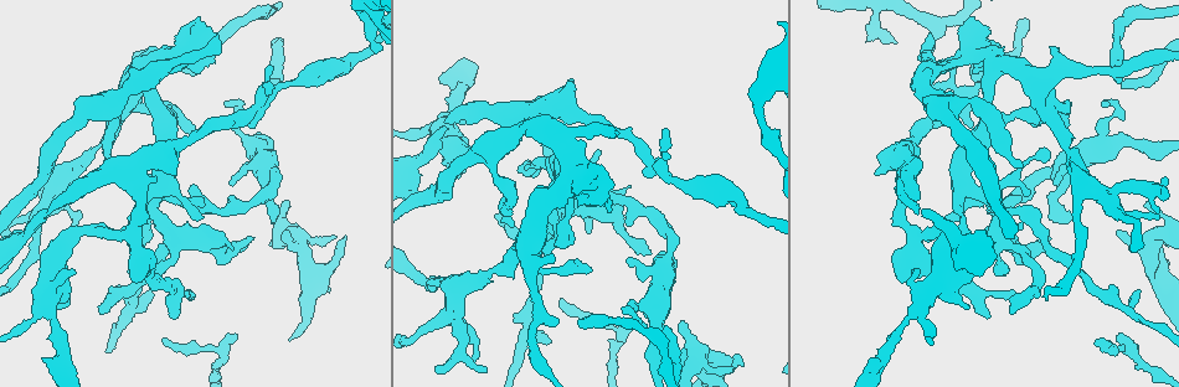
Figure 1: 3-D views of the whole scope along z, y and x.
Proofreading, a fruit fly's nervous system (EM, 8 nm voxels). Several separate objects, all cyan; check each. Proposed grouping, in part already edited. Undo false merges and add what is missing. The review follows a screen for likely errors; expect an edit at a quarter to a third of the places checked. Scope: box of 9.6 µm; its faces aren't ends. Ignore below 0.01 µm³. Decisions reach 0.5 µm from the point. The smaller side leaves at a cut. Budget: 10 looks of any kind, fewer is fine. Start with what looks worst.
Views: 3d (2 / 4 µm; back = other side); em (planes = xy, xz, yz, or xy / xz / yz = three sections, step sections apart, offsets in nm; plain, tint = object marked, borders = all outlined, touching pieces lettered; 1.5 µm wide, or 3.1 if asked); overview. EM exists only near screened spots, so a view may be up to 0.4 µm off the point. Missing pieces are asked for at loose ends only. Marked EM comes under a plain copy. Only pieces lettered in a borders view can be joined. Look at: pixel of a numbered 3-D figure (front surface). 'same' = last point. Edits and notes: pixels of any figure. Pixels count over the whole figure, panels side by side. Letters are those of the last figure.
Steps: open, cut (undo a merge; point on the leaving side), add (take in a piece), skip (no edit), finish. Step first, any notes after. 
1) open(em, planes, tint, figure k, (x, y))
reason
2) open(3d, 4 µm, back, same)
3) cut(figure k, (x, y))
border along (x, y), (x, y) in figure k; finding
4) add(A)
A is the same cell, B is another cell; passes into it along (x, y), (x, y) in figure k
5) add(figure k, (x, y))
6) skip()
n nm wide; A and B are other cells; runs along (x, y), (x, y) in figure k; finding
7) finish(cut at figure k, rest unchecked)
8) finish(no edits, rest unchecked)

open(3d, 4 µm, figure 1, (234, 249))
an open end

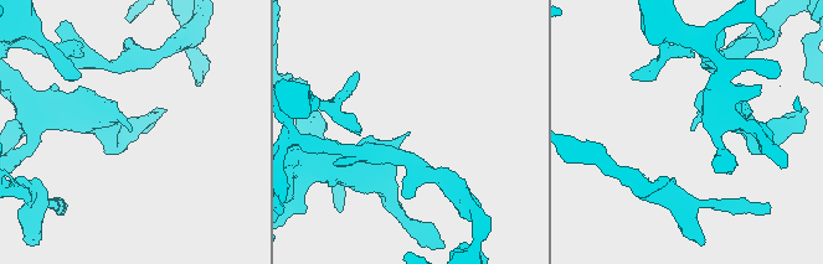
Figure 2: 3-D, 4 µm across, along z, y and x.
open(em, xy, step 8, borders, figure 2, (129, 131))
need the tissue

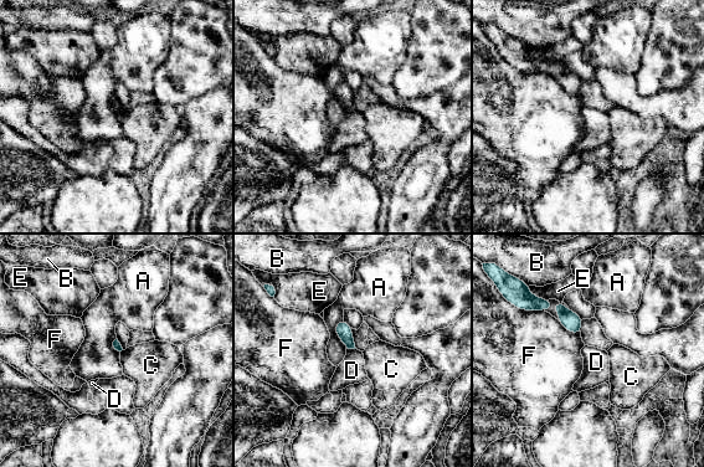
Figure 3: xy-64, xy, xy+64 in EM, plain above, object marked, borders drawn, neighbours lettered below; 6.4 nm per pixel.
open(em, planes, borders, same)

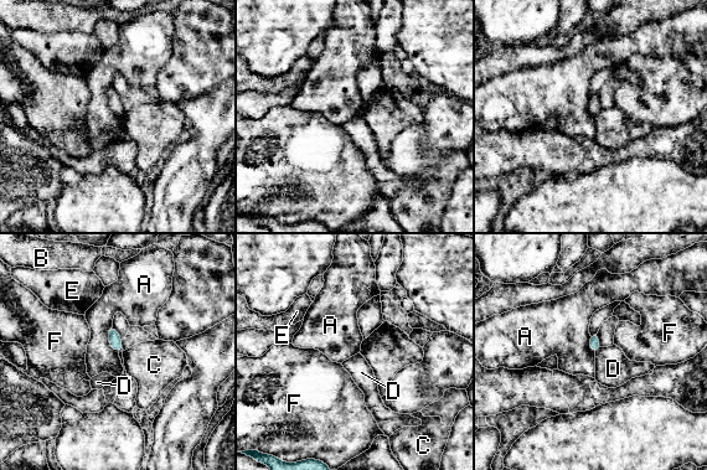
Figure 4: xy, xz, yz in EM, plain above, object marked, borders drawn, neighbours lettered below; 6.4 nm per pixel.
skip()
A, B, C, D, E and F are other cells; none of them fits

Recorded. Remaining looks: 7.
open(em, planes, borders, figure 1, (163, 344))

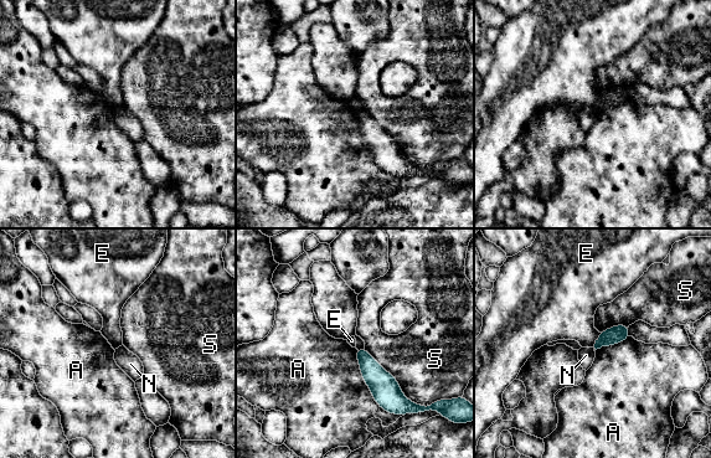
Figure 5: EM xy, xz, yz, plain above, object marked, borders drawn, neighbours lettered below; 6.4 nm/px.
skip()
A, E, N and S are other cells; border along (355, 349), (372, 399), (403, 415) in figure 5; none of them fits

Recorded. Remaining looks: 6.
open(em, planes, borders, figure 1, (496, 213))
branch stops here

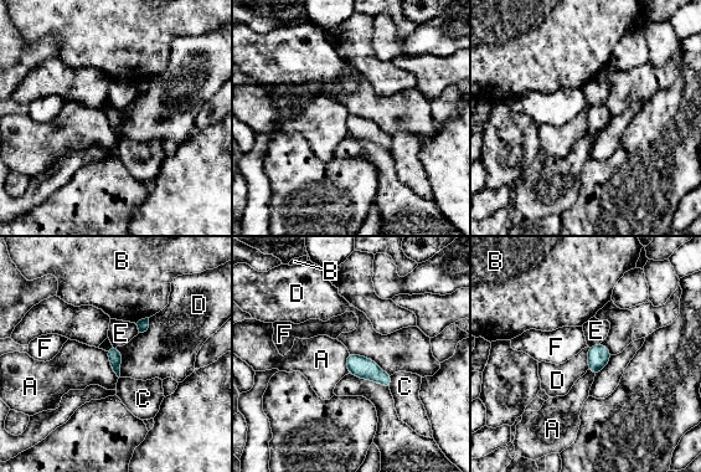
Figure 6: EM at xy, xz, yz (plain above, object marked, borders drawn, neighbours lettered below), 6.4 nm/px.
skip()
A, B, C, D, E and F are other cells; border along (349, 352), (372, 359), (390, 375) in figure 6; no lettered piece goes on from it

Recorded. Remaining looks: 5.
open(3d, 2 µm, figure 1, (874, 359))
an open end

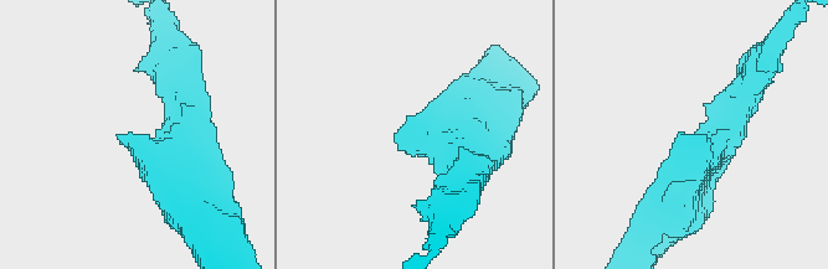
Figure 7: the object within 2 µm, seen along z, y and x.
open(em, planes, borders, figure 7, (682, 132))
arms of 260, 280 nm

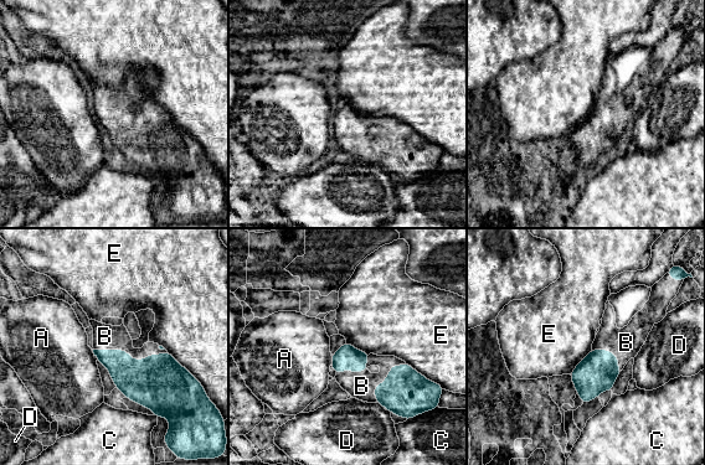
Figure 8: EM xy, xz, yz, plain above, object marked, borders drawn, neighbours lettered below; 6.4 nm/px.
add(B)
B touches over 480 nm; B is the same cell, A, C, D and E are other cells; passes into it along (158, 382), (130, 356), (104, 336) in figure 8; the cell continues

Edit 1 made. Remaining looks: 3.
finish(add at figure 8, rest unchecked)

